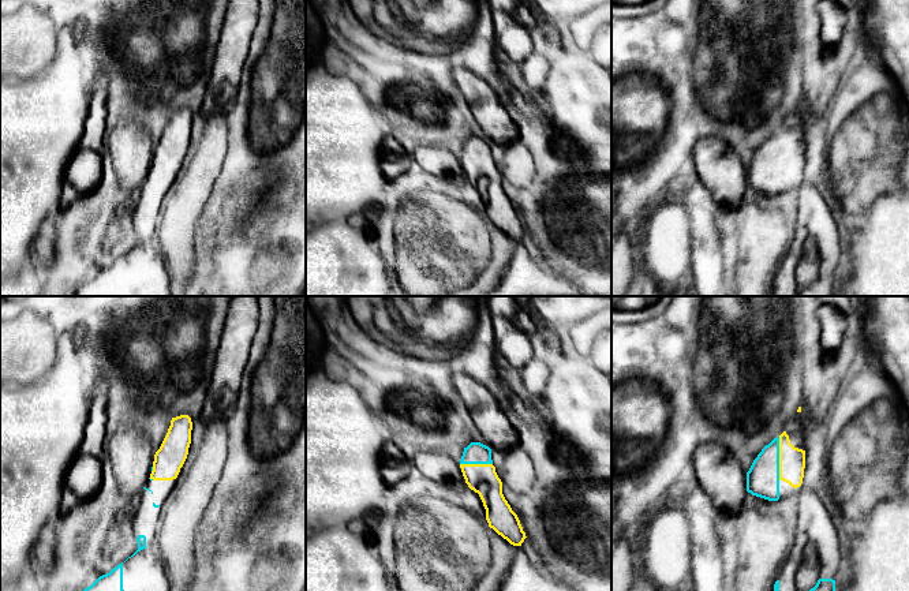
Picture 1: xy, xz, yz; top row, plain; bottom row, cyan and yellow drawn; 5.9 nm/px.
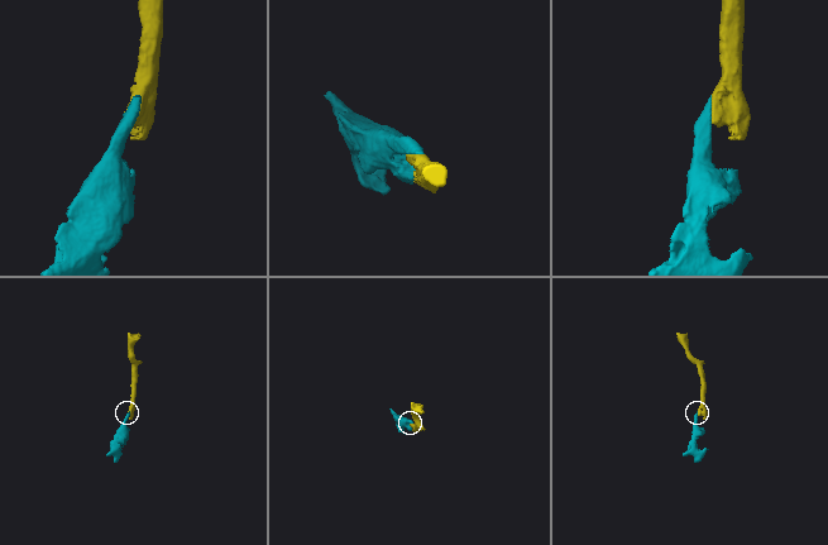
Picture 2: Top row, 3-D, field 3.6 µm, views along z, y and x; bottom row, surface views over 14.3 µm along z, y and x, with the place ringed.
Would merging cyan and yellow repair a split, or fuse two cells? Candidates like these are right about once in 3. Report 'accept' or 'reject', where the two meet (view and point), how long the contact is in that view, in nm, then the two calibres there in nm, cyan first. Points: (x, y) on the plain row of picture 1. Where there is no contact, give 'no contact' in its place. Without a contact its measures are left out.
accept; contact yz (778, 153); length 260 nm; calibres 190 and 160 nm

